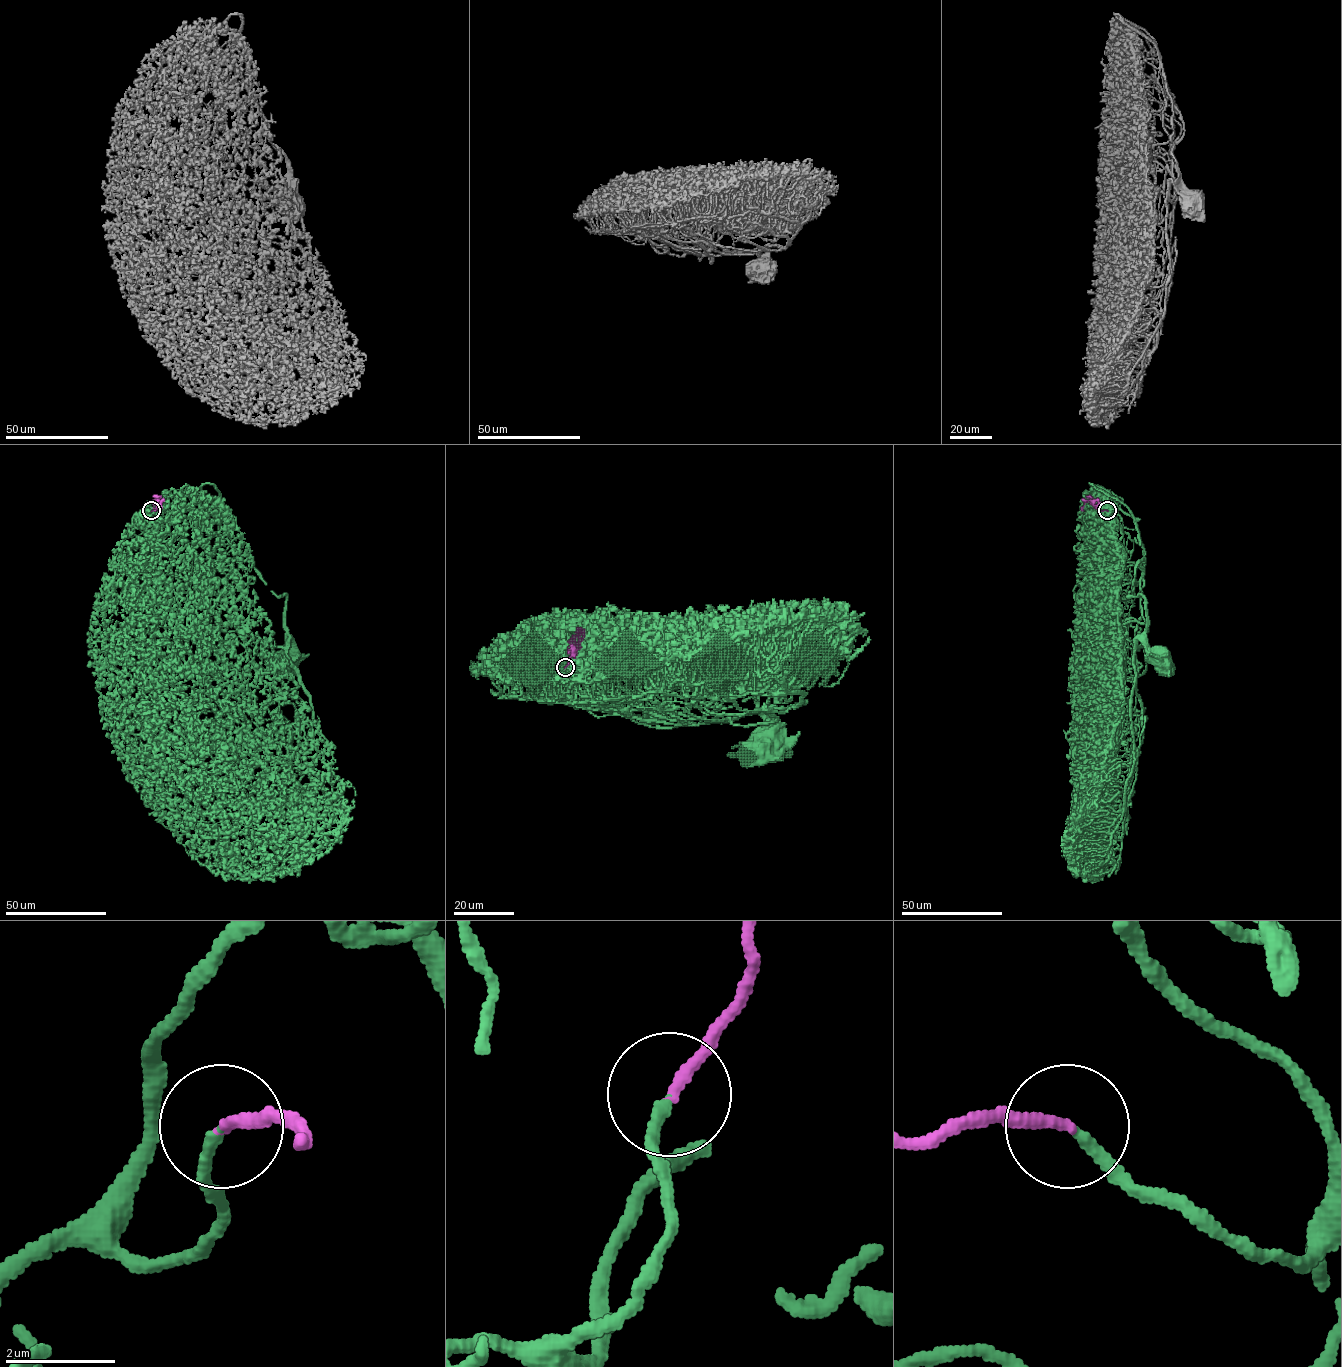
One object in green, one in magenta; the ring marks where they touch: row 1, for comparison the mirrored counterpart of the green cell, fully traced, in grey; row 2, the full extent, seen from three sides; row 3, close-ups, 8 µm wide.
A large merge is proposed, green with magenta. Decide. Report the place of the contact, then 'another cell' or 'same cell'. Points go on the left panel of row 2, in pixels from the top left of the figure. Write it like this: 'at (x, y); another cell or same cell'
at (151, 510); same cell

